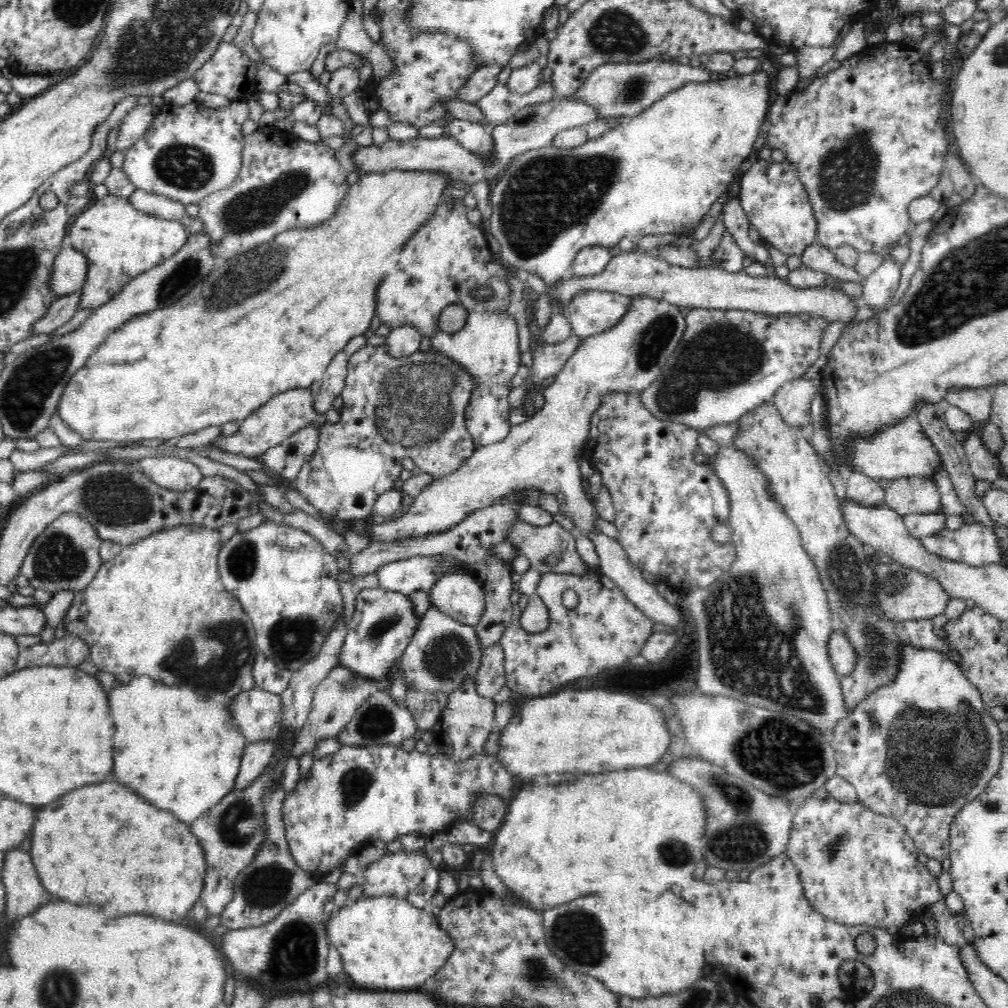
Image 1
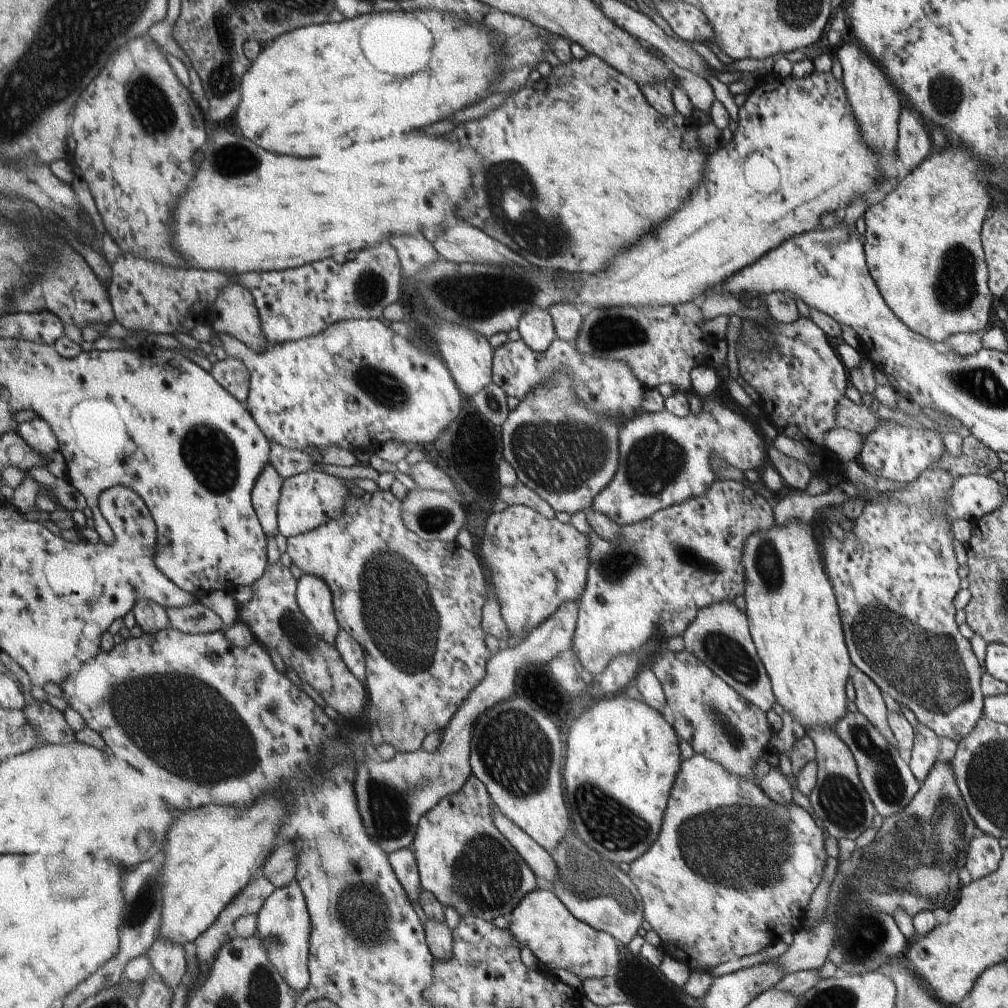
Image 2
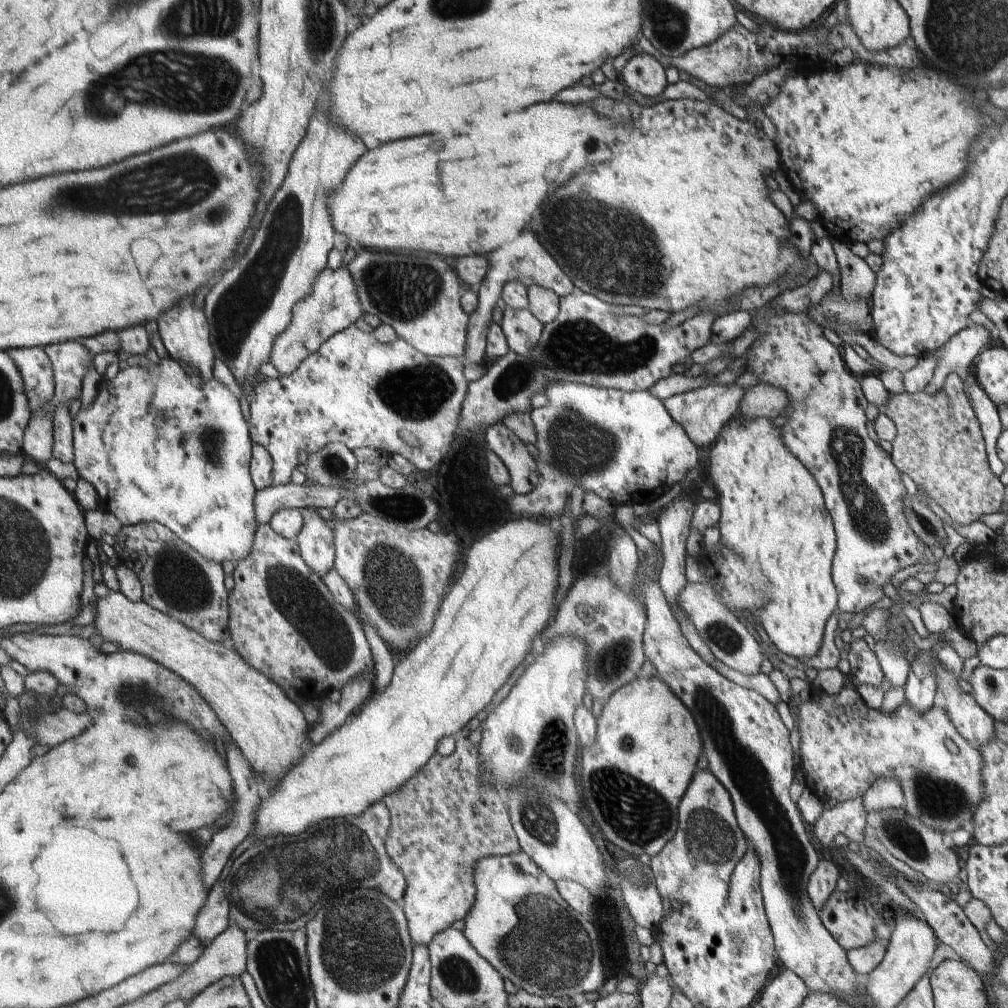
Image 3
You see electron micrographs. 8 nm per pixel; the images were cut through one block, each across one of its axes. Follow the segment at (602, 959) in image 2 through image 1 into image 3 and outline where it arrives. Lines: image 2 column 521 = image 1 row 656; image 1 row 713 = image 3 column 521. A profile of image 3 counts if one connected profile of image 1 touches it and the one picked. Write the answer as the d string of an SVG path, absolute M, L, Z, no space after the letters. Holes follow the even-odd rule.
M518 850L518 852L510 852L510 854L484 856L484 859L481 859L475 867L475 886L478 895L471 913L464 918L465 926L462 932L468 942L472 944L472 947L482 954L496 968L496 971L500 972L501 976L510 980L518 989L524 990L530 995L538 995L540 997L552 996L560 999L570 999L574 994L586 995L590 992L599 991L602 982L604 982L604 970L602 970L604 966L602 966L602 960L600 960L602 945L600 944L598 930L594 930L594 926L590 924L588 918L584 918L582 914L572 910L566 904L566 901L560 898L560 894L556 890L555 881L551 880L526 852Z

